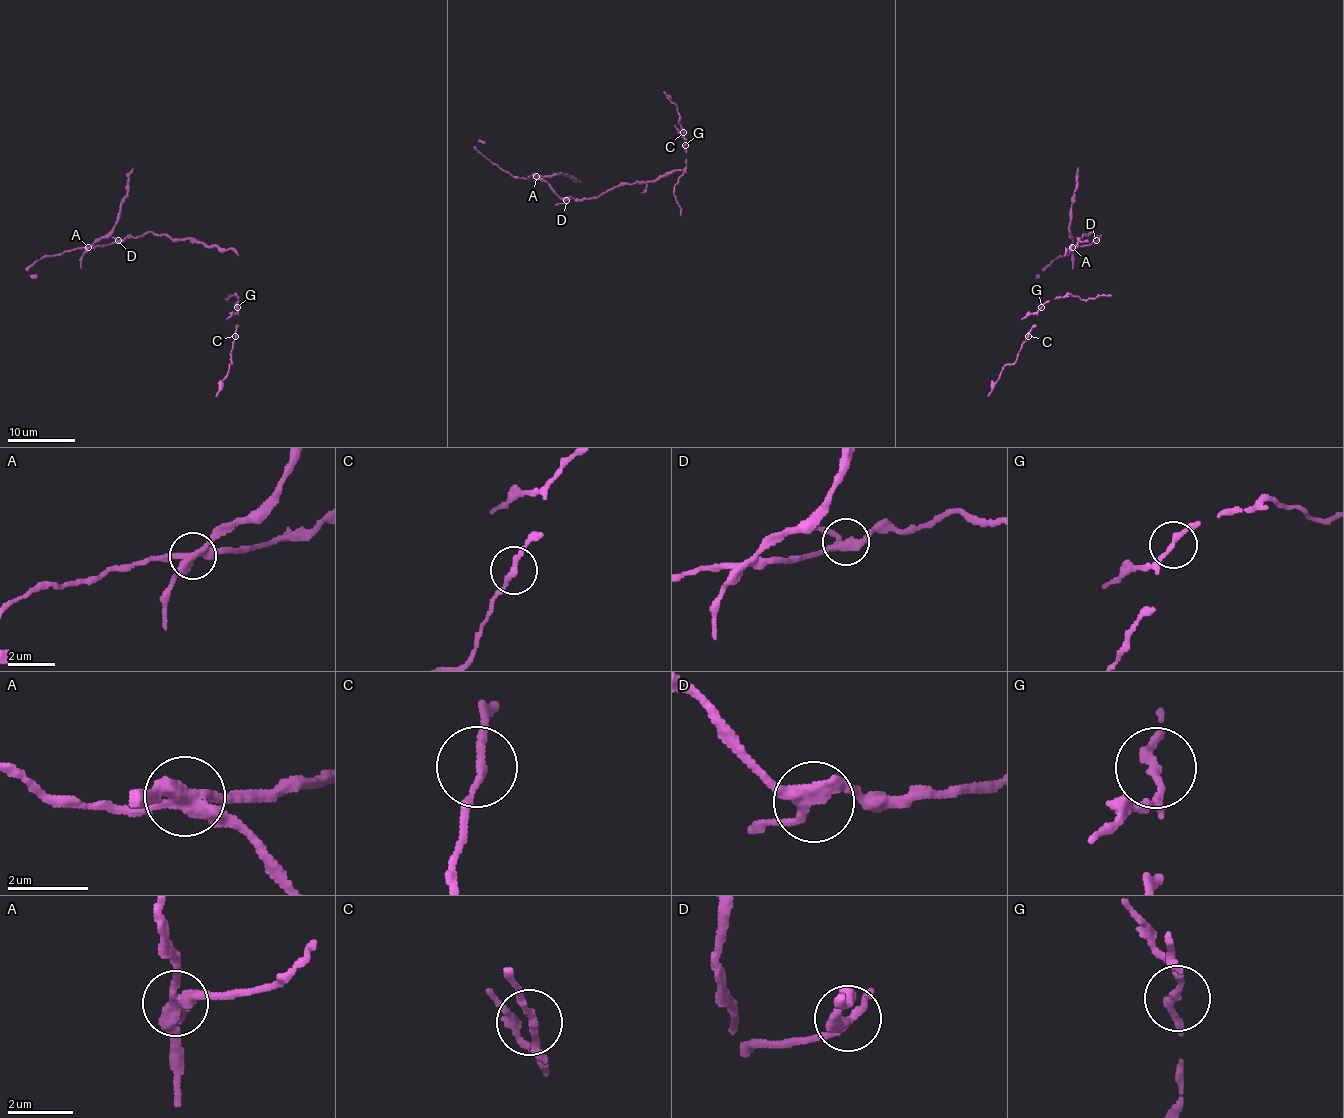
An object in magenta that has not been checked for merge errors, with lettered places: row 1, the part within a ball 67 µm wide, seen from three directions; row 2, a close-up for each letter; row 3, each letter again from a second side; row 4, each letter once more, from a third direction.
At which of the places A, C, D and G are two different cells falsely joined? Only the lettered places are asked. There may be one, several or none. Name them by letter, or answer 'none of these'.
A, G

